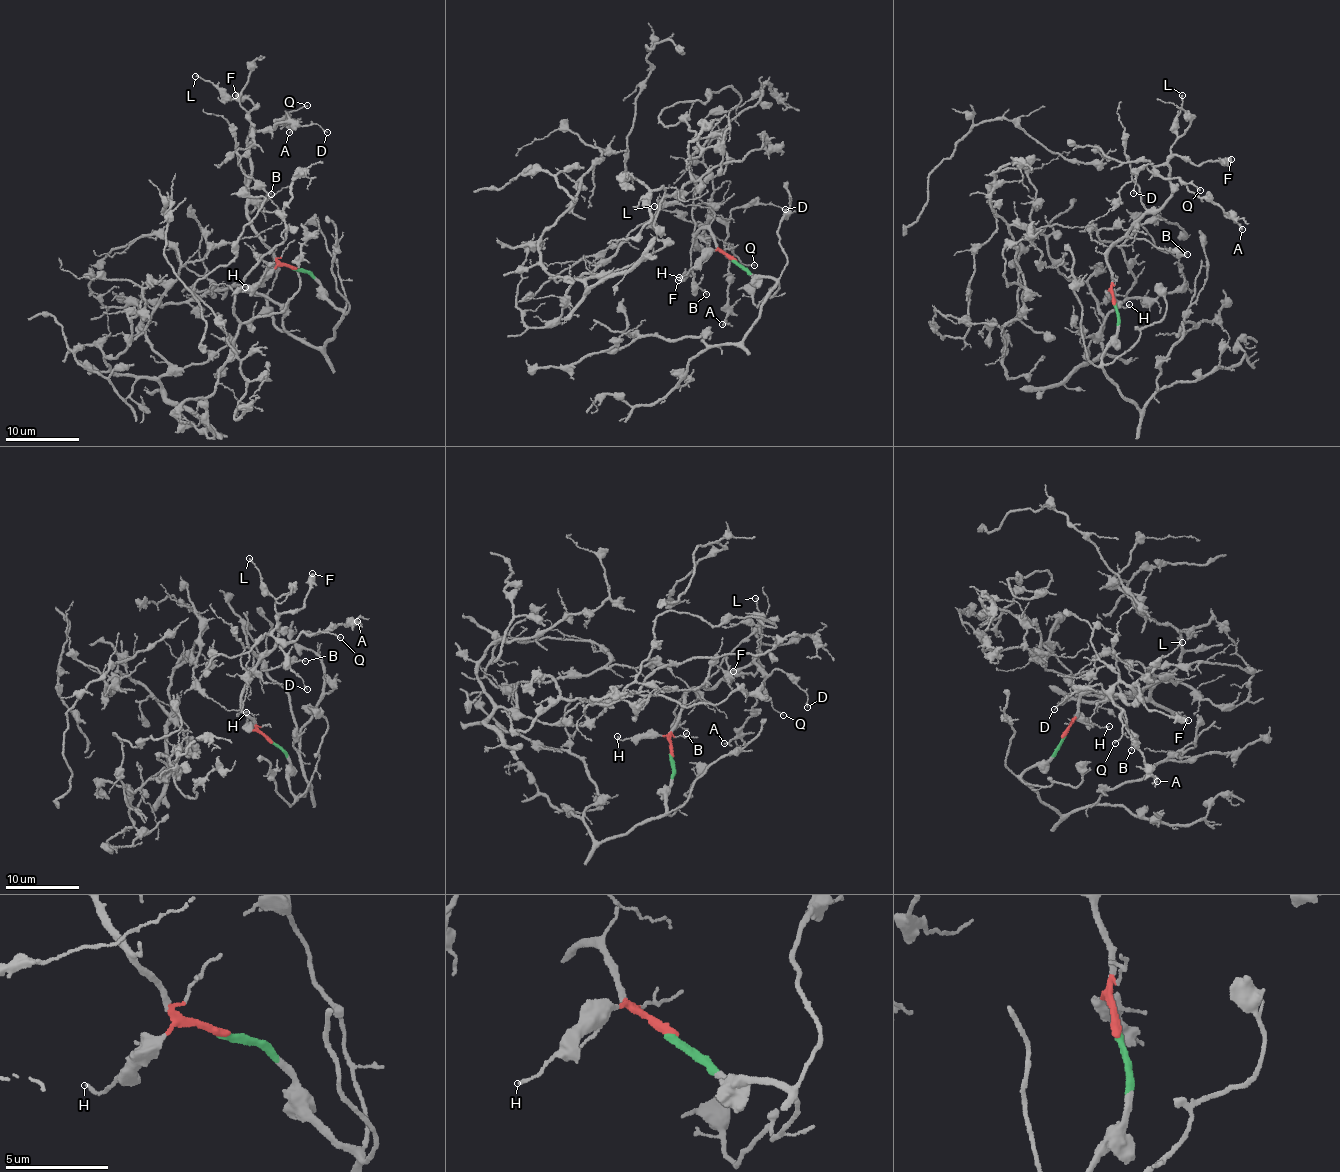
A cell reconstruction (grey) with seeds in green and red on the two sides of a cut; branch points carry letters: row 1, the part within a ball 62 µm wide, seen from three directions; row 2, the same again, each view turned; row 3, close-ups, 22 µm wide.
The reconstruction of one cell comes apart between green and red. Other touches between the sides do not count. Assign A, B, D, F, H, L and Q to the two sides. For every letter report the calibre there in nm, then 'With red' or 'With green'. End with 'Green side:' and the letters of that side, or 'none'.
A: Thickness 130 nm. With red
B: Thickness 140 nm. With red
D: Thickness 120 nm. With red
F: Thickness 550 nm. With red
H: Thickness 140 nm. With red
L: Thickness 130 nm. With red
Q: Thickness 130 nm. With red
Green side: none

